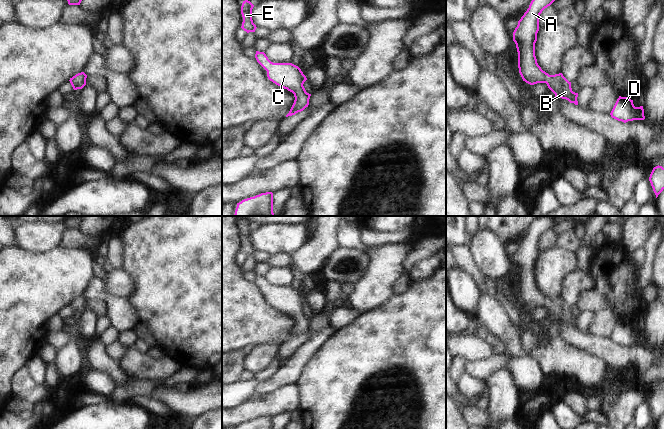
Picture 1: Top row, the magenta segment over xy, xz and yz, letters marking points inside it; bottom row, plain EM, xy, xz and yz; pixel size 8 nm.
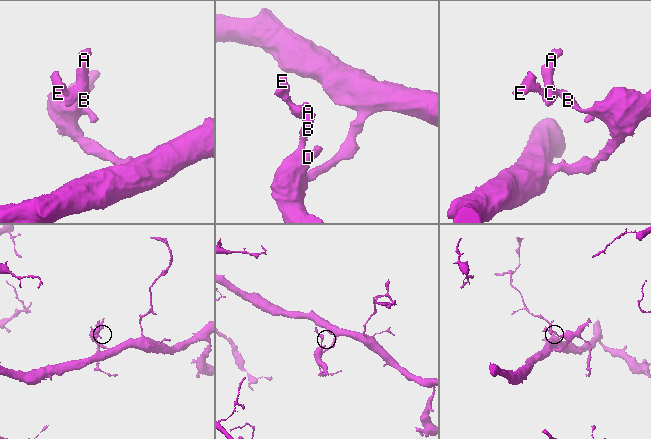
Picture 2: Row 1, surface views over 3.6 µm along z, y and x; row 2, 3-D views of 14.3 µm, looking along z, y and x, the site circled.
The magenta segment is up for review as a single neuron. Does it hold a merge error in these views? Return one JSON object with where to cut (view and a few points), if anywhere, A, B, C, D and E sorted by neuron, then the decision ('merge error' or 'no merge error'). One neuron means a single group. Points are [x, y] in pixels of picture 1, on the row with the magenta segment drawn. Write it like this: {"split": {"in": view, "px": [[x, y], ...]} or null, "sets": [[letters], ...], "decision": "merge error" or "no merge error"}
{"split": null, "sets": [["A", "B", "C", "D", "E"]], "decision": "no merge error"}

